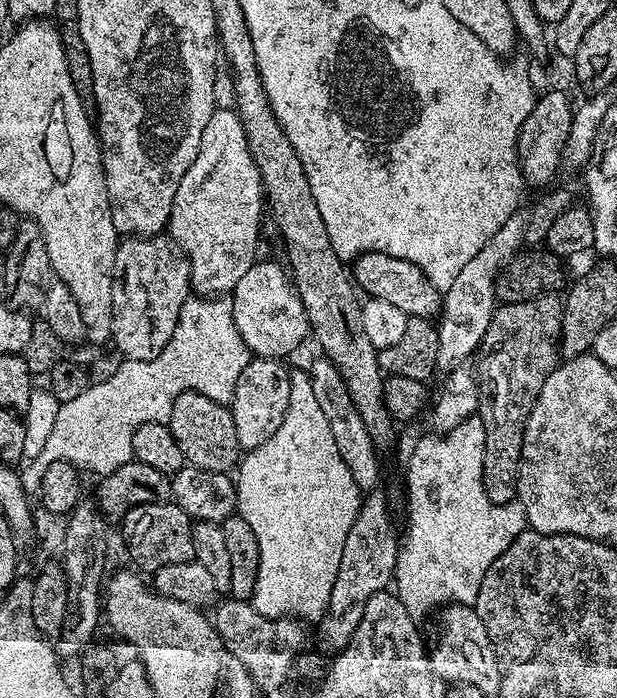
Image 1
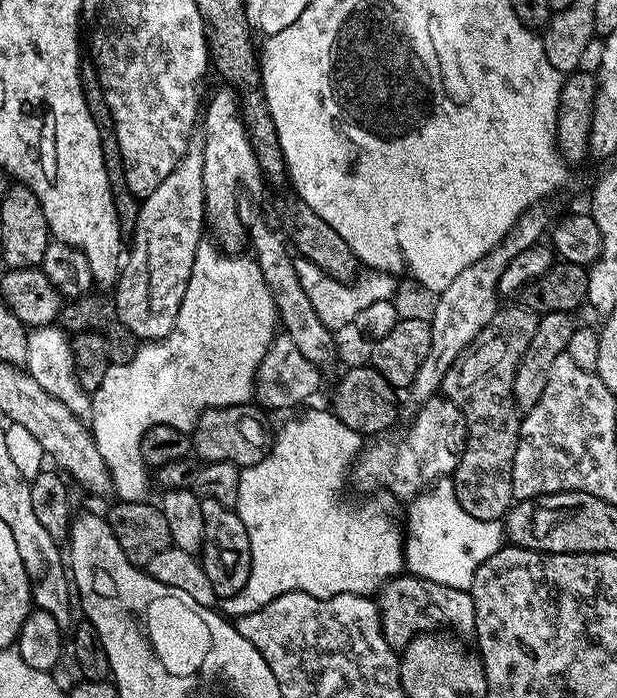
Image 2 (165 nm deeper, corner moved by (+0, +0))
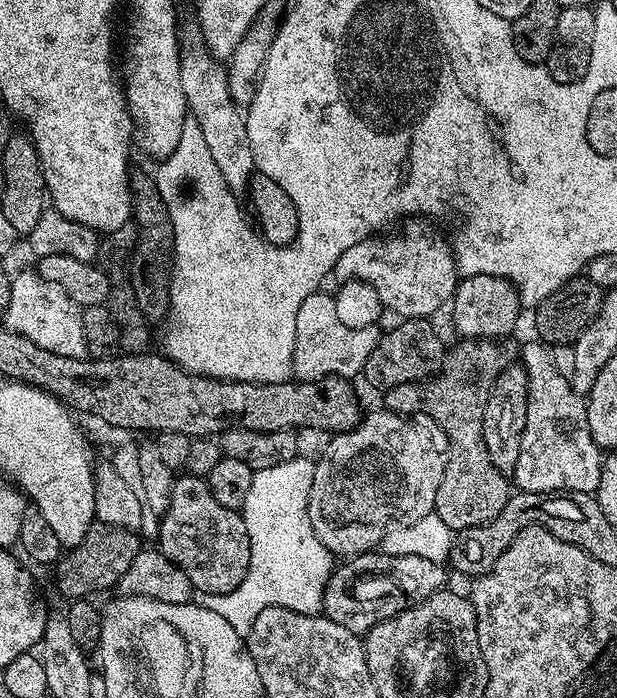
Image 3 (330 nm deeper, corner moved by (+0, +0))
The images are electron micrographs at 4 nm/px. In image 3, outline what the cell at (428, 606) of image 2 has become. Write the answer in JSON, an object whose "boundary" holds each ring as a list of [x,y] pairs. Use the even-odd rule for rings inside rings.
{"boundary":[[[379,550],[361,552],[359,556],[345,559],[343,563],[341,563],[344,565],[342,565],[341,568],[339,565],[339,567],[333,571],[332,577],[328,579],[328,585],[324,591],[323,615],[328,616],[334,622],[338,622],[342,626],[346,626],[346,630],[363,634],[369,632],[378,622],[389,620],[390,617],[396,616],[399,612],[404,612],[408,609],[406,602],[402,602],[400,598],[396,598],[394,590],[392,590],[390,594],[386,594],[382,600],[374,602],[374,606],[372,606],[372,610],[370,610],[370,602],[368,602],[368,600],[364,600],[362,604],[360,604],[360,602],[354,602],[352,598],[344,596],[344,586],[338,586],[338,582],[340,582],[340,584],[342,584],[342,582],[348,582],[348,580],[354,576],[354,572],[360,572],[360,570],[364,570],[364,572],[378,570],[378,564],[384,564],[384,562],[398,566],[398,570],[402,570],[402,572],[404,572],[404,566],[410,564],[410,574],[412,574],[414,584],[416,584],[416,588],[414,588],[414,603],[416,604],[422,603],[426,598],[430,598],[432,594],[443,589],[445,585],[449,583],[447,582],[448,576],[444,573],[444,571],[446,571],[445,565],[430,562],[430,558],[418,558],[417,556],[387,556],[386,553]]]}

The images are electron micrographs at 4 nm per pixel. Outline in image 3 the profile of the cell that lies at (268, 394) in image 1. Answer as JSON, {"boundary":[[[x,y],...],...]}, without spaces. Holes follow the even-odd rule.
{"boundary":[[[324,290],[311,292],[298,306],[298,326],[296,327],[296,341],[294,342],[294,358],[292,359],[292,376],[297,380],[321,380],[327,376],[342,376],[345,378],[356,378],[364,371],[366,358],[378,346],[382,335],[379,327],[351,328],[342,326],[338,318],[338,310],[334,310],[335,295],[324,293]]]}

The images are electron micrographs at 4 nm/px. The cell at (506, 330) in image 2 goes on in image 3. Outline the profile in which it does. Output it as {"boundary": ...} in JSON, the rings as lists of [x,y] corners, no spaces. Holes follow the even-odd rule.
{"boundary":[[[461,339],[447,349],[444,363],[440,365],[439,372],[423,379],[402,382],[402,386],[394,386],[383,393],[383,407],[390,412],[397,412],[405,418],[417,418],[416,416],[429,416],[438,427],[441,428],[443,439],[449,442],[448,464],[445,473],[442,474],[441,485],[438,486],[435,511],[446,526],[453,530],[473,528],[479,524],[485,524],[500,513],[502,506],[506,506],[510,495],[509,477],[503,476],[490,462],[490,454],[486,454],[486,442],[482,438],[482,418],[486,410],[486,402],[490,394],[490,386],[494,386],[494,378],[502,374],[507,364],[513,363],[514,348],[503,339],[499,340],[469,340]]]}

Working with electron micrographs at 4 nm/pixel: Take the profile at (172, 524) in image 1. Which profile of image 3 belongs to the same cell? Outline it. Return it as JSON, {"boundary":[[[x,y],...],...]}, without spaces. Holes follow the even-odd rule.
{"boundary":[[[96,520],[88,527],[82,542],[76,548],[71,549],[55,565],[56,584],[60,592],[67,598],[88,598],[91,592],[104,592],[107,588],[115,589],[120,583],[122,574],[132,563],[134,558],[142,550],[139,535],[118,526],[106,526],[106,522]]]}

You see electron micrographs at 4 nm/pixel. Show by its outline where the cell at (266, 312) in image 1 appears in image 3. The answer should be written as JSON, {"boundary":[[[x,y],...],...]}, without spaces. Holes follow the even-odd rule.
{"boundary":[[[408,218],[399,225],[401,236],[384,236],[388,234],[377,234],[368,237],[368,239],[358,242],[354,246],[350,246],[350,250],[346,250],[346,254],[342,254],[342,258],[338,258],[336,267],[334,269],[334,276],[337,276],[337,281],[343,282],[345,280],[361,280],[370,286],[374,286],[374,290],[378,290],[378,298],[383,302],[385,309],[389,313],[397,312],[397,317],[400,318],[432,318],[435,317],[435,312],[440,307],[447,305],[451,301],[452,295],[456,293],[456,285],[458,283],[458,273],[456,271],[456,255],[452,252],[452,245],[440,232],[435,232],[431,228],[429,221],[424,218]]]}

